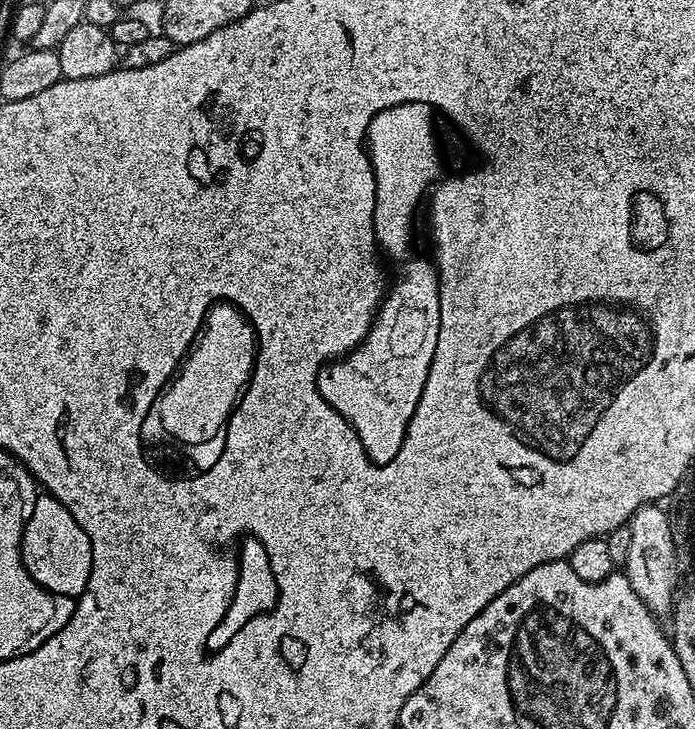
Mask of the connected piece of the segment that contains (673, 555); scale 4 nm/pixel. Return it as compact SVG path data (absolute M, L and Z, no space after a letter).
M644 504L635 511L629 520L632 534L628 560L624 565L628 581L634 586L637 593L657 617L667 617L674 605L676 597L676 584L678 582L678 554L674 524L669 513L660 508L658 504Z

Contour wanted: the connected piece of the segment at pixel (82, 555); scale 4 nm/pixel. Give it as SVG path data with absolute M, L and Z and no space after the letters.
M40 500L36 504L36 516L28 524L28 536L24 536L24 564L32 568L36 580L44 580L46 590L59 596L78 598L88 587L92 569L90 538L67 510L61 510L56 500Z

